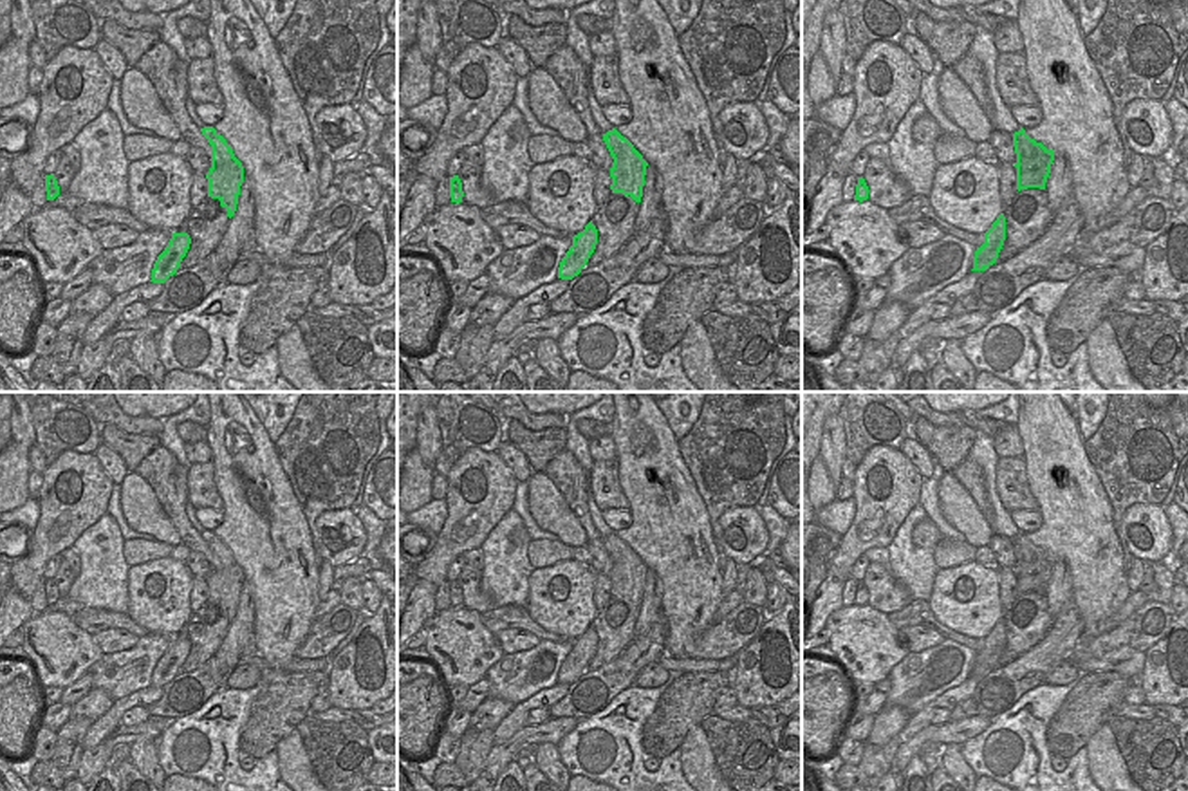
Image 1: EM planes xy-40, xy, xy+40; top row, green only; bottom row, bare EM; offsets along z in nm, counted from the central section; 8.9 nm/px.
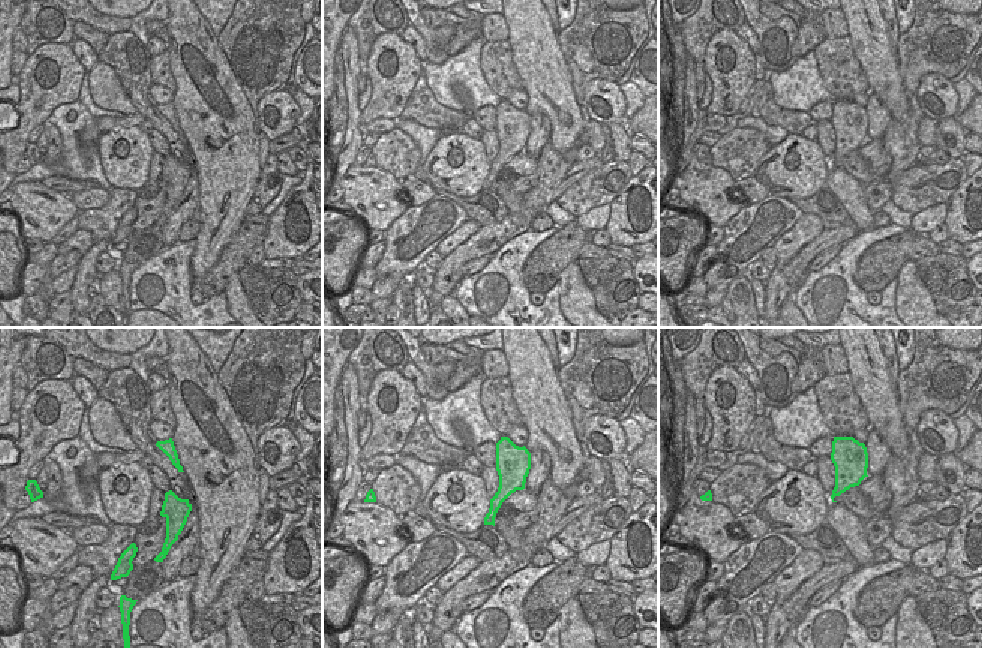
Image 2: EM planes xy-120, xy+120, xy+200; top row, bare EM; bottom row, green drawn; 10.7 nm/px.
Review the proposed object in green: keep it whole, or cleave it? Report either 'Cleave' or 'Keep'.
Cleave.

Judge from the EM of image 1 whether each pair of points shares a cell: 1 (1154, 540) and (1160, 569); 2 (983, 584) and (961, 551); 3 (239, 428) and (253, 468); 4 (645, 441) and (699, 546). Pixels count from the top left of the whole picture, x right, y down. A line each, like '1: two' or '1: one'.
1: two
2: two
3: one
4: one

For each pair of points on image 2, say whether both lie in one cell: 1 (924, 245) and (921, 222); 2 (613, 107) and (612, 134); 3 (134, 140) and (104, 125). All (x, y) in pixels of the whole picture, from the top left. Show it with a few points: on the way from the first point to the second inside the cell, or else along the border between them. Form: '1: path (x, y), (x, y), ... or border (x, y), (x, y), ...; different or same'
1: border (919, 234), (927, 236); different
2: border (622, 123), (600, 125); different
3: border (138, 126), (113, 128), (102, 134); different

